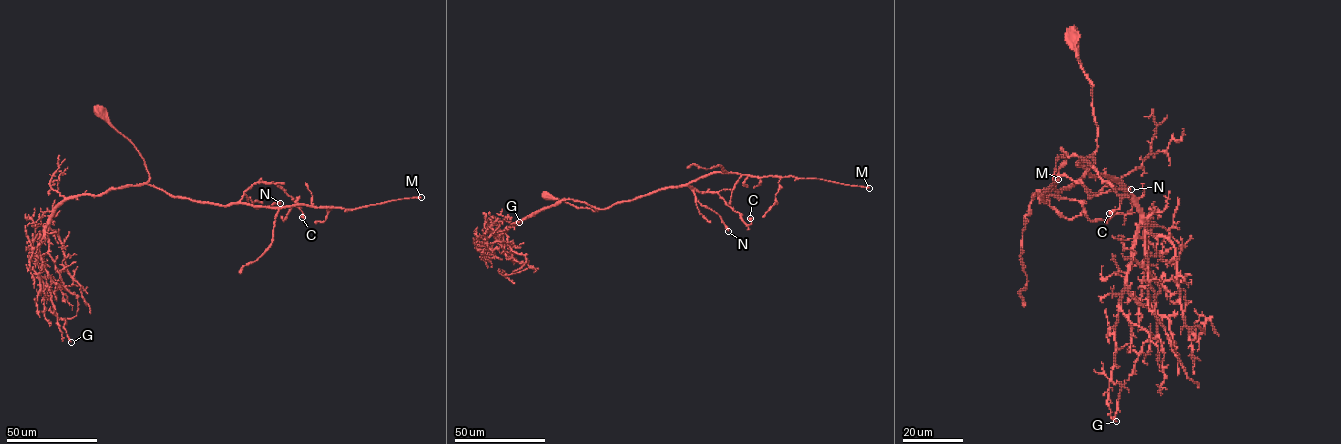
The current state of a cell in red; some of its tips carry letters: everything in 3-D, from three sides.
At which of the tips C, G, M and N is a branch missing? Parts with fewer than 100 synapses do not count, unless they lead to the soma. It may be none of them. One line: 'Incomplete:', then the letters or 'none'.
Incomplete: M

